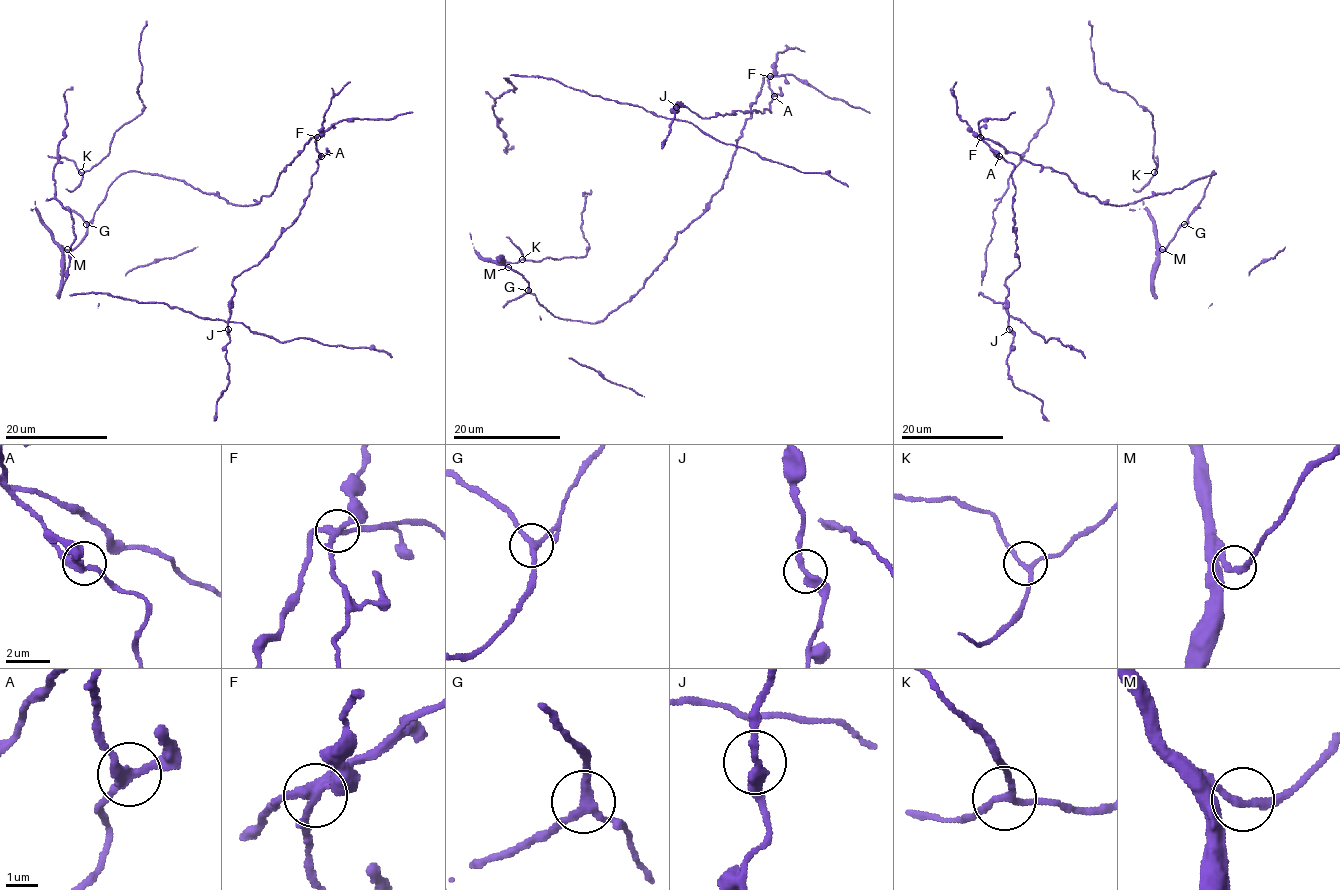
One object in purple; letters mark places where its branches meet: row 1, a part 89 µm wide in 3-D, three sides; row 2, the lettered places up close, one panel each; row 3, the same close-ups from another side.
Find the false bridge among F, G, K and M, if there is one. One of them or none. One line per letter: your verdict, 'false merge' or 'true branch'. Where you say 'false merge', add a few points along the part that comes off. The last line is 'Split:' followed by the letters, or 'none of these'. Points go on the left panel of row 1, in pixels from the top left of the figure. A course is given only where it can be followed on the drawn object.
F: false merge; course (317, 136), (317, 170), (298, 217), (256, 265), (233, 280), (226, 352), (229, 383), (216, 402), (213, 420)
G: true branch
K: true branch
M: true branch
Split: F

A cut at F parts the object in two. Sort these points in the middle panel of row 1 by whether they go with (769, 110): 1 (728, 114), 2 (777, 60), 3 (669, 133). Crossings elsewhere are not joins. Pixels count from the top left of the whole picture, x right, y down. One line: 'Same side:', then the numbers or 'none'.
Same side: 1, 2, 3

